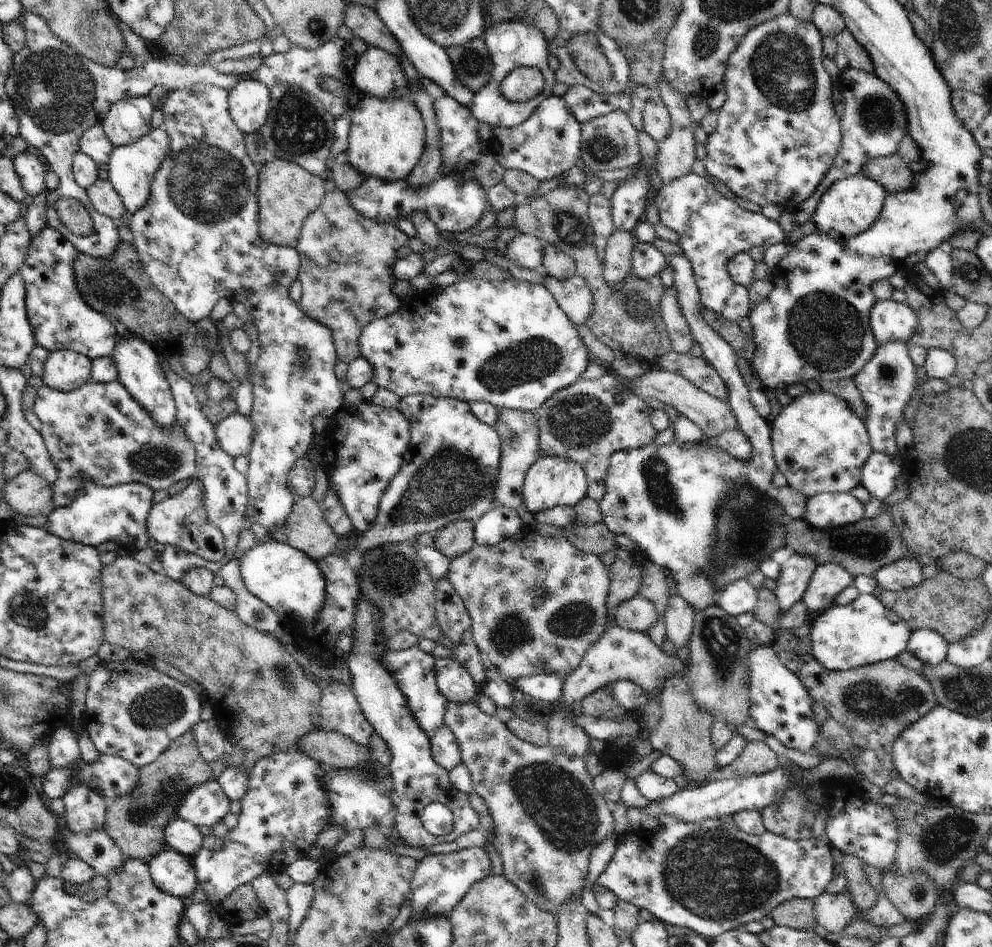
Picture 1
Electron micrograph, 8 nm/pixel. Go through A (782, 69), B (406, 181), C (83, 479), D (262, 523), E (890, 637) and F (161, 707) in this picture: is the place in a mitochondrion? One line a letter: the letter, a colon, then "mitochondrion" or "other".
A: mitochondrion
B: other
C: other
D: other
E: other
F: mitochondrion

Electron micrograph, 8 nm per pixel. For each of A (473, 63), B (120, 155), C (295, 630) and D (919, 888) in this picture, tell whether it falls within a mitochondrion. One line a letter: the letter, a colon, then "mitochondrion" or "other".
A: mitochondrion
B: other
C: other
D: mitochondrion

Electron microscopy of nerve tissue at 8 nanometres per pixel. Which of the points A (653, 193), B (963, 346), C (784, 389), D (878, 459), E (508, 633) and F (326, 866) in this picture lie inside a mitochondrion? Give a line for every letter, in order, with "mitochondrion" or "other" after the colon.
A: other
B: other
C: other
D: other
E: mitochondrion
F: other

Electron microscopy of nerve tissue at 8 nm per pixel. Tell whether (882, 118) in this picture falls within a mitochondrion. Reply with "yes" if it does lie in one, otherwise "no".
yes

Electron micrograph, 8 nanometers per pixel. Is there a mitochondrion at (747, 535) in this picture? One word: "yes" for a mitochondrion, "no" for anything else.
yes

